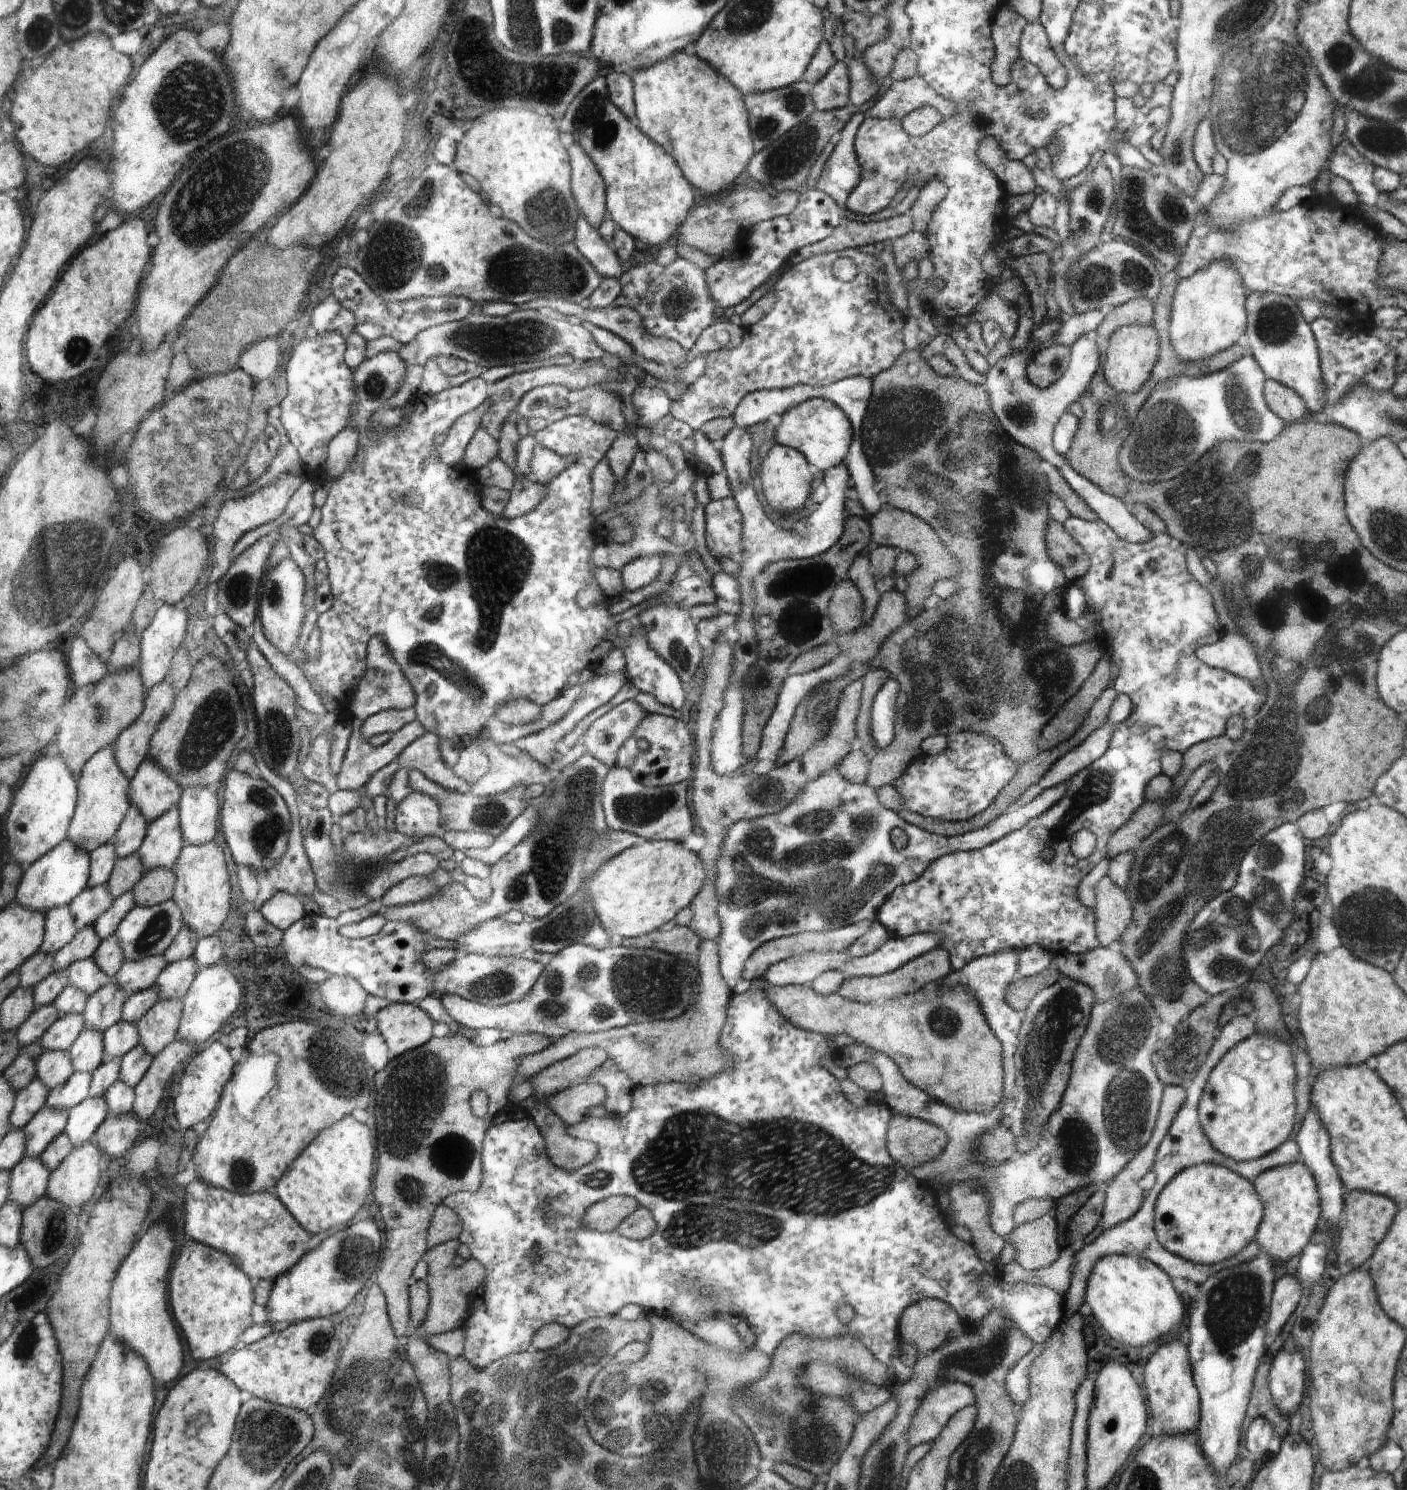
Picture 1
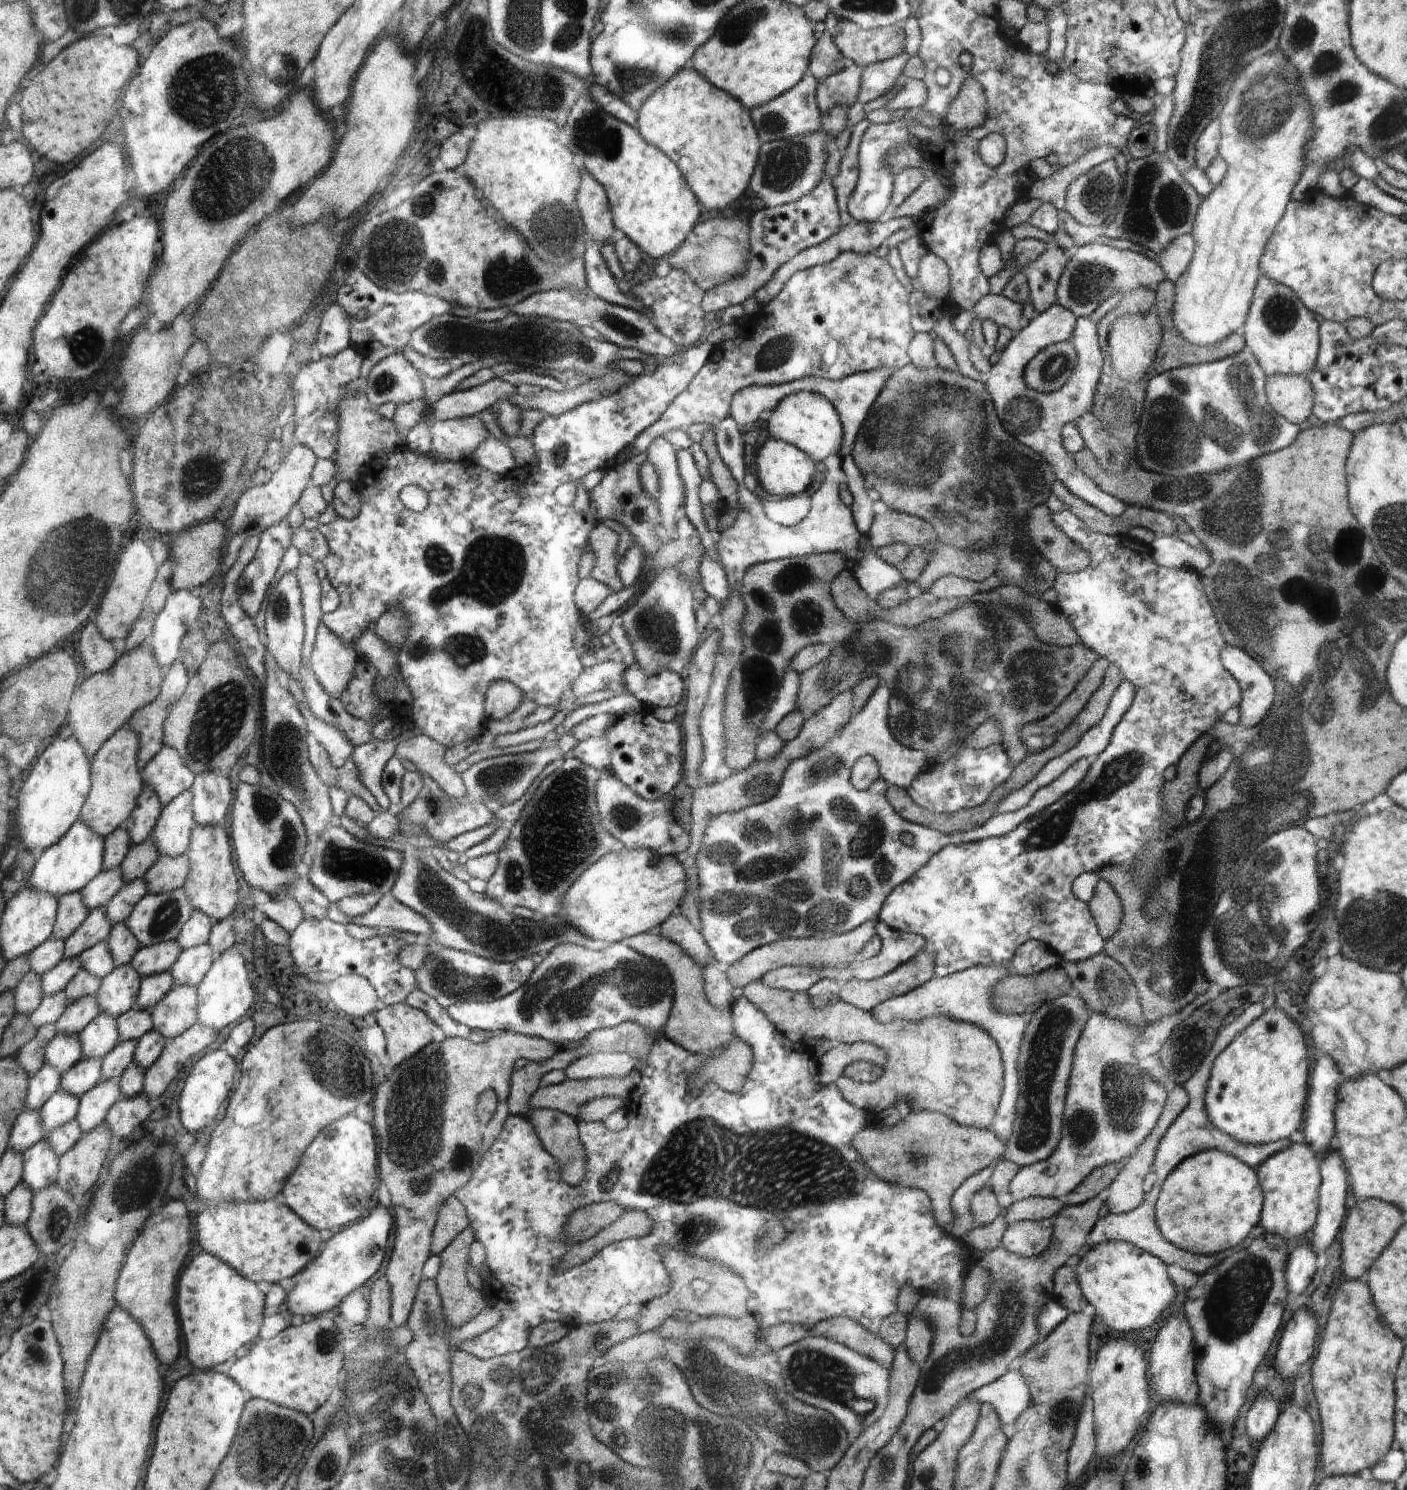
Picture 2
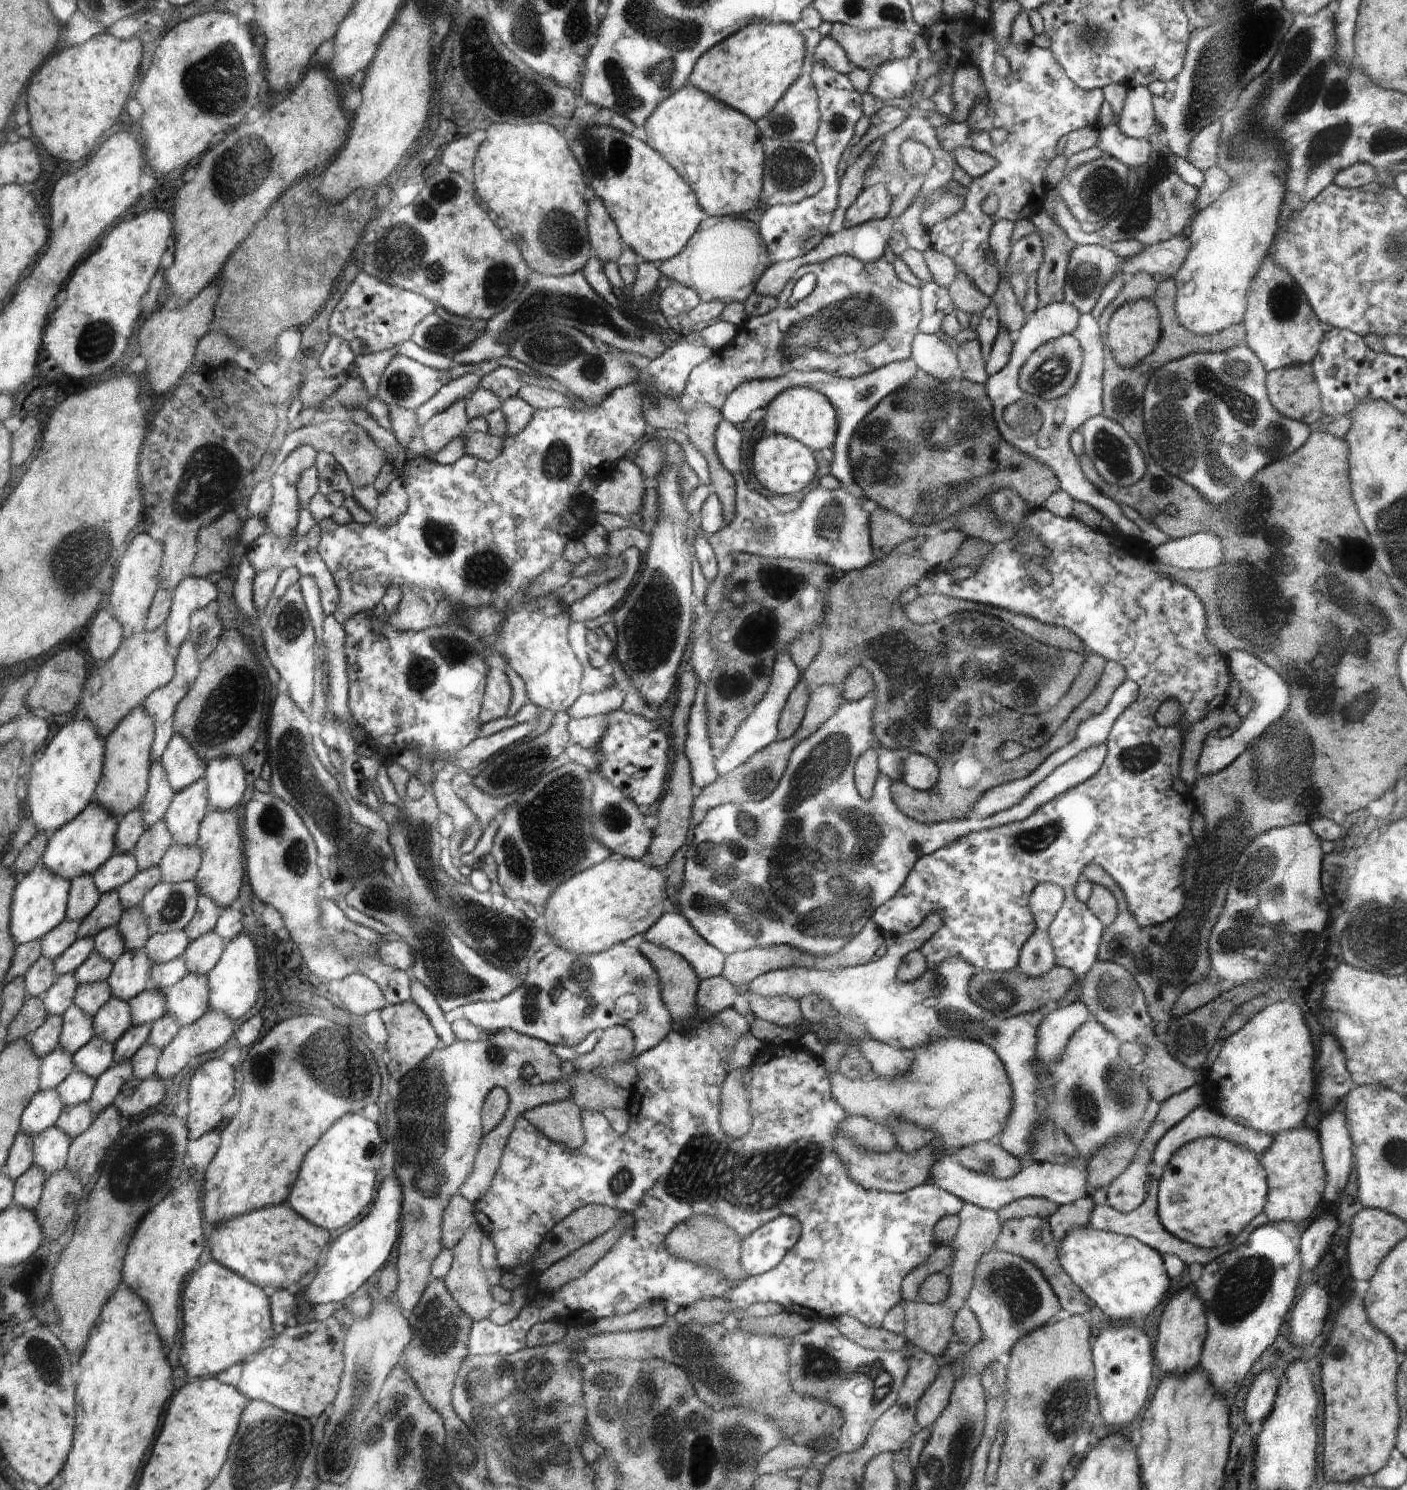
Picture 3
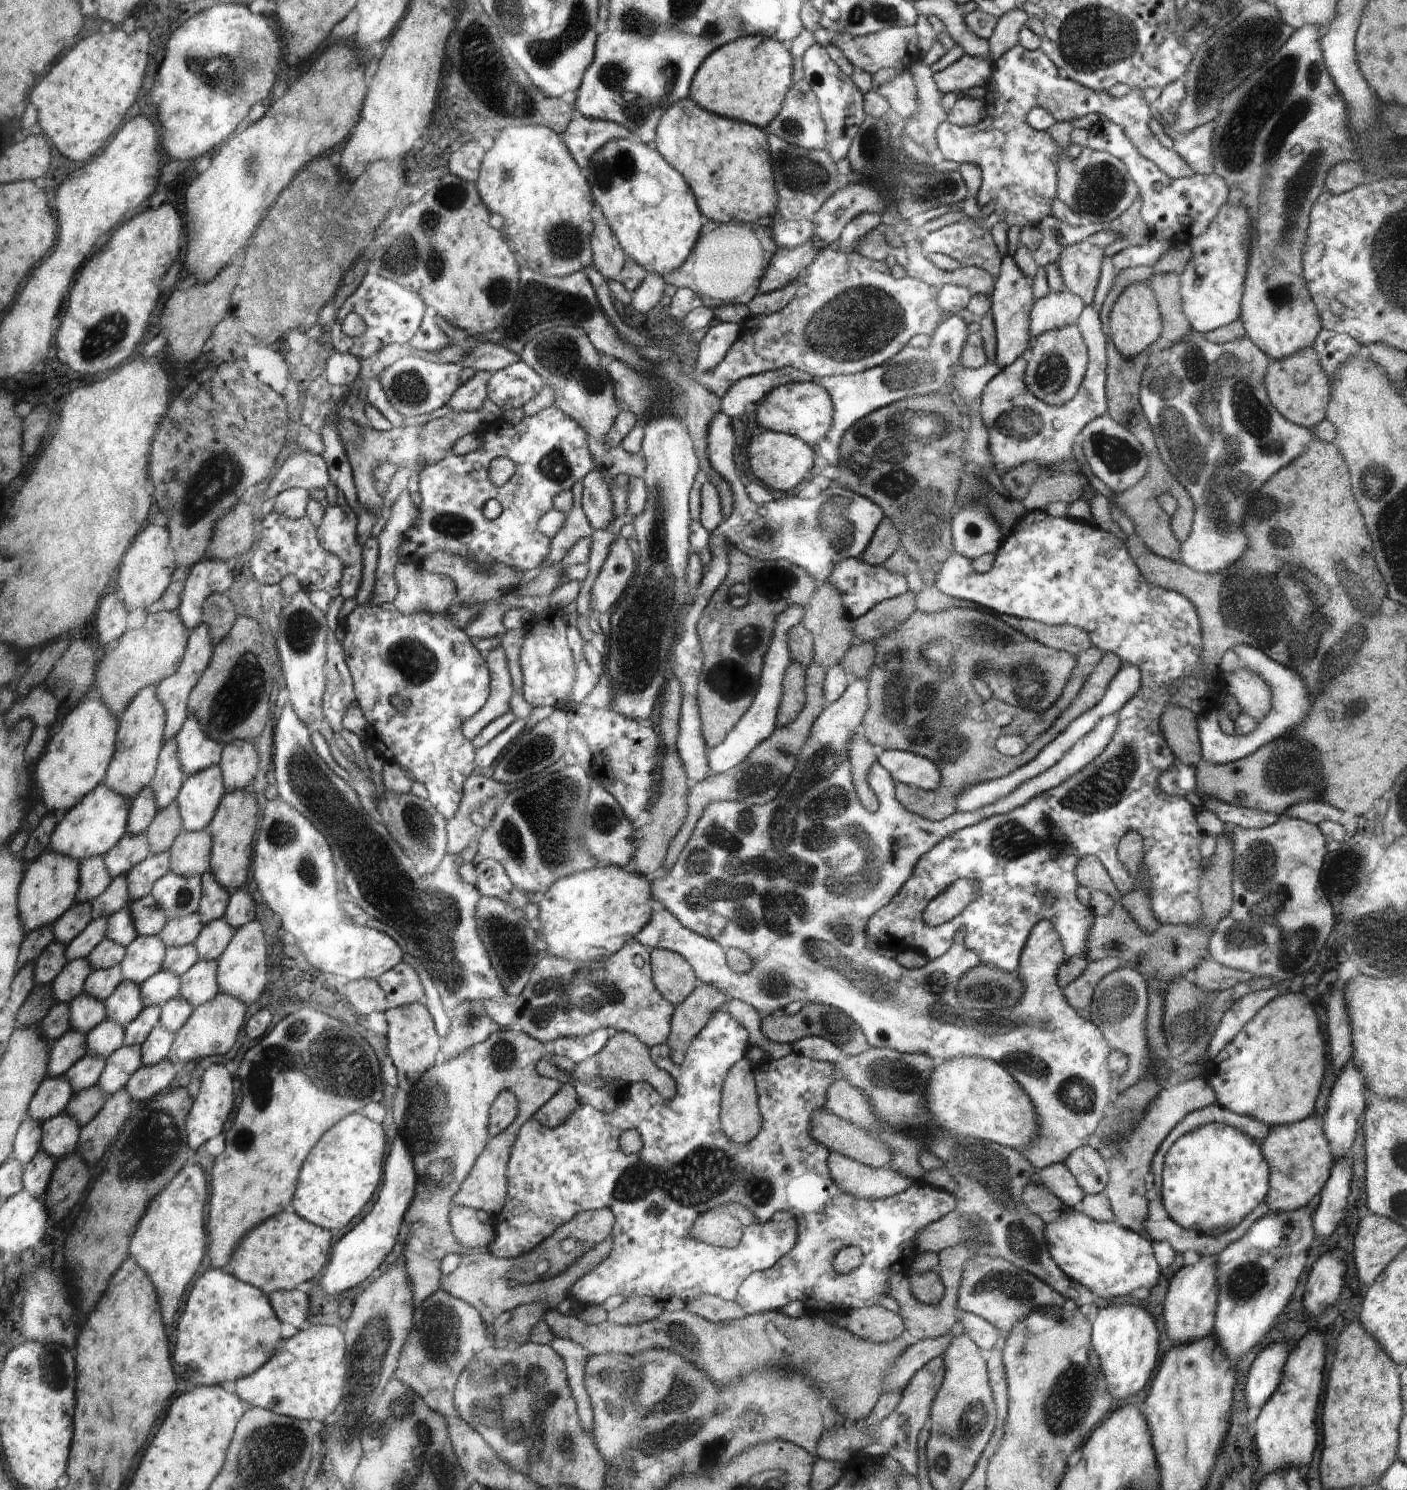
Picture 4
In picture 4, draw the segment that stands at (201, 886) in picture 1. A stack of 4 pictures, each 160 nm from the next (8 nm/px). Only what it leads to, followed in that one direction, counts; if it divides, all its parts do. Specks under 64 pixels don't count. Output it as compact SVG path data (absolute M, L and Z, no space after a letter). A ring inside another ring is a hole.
M240 789L231 790L226 792L213 822L208 826L214 838L210 871L228 892L240 888L248 878L248 870L252 864L256 814L258 814L258 804L252 794Z

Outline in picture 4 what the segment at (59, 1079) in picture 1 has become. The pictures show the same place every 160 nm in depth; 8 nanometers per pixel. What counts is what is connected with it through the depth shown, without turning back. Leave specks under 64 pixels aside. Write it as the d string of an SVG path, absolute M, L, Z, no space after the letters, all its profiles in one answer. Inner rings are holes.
M84 992L71 1002L71 1013L74 1030L83 1035L106 1019L105 1004Z

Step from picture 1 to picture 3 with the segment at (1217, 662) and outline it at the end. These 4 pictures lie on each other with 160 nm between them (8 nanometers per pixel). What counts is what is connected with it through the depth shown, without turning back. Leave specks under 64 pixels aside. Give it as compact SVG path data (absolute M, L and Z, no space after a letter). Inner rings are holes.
M1231 650L1225 654L1228 661L1231 676L1238 680L1242 694L1252 700L1250 712L1244 719L1238 719L1237 727L1232 735L1221 738L1218 731L1208 734L1204 739L1204 744L1197 760L1197 771L1200 775L1214 774L1226 768L1232 761L1237 759L1237 755L1244 752L1244 749L1276 721L1289 709L1290 686L1270 665L1262 662L1258 657L1248 651Z

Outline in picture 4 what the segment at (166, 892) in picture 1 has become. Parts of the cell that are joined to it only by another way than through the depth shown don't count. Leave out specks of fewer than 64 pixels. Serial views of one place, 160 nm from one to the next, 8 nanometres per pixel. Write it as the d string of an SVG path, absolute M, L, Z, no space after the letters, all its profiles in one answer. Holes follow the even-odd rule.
M209 828L182 831L170 848L169 870L177 875L201 875L211 868L214 838Z

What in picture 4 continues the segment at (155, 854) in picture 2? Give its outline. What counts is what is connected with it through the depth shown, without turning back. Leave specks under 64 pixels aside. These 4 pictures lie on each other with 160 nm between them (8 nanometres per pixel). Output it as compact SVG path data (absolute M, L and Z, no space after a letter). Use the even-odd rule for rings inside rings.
M177 800L162 807L146 829L145 835L149 842L150 854L170 850L178 834L183 831L183 820L179 813Z

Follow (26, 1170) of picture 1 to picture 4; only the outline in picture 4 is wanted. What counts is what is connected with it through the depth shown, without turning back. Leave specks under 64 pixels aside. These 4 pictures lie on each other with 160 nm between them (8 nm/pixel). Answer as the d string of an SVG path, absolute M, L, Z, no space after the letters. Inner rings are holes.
M70 1112L44 1121L43 1127L45 1130L43 1148L56 1158L63 1159L72 1153L78 1153L82 1126Z

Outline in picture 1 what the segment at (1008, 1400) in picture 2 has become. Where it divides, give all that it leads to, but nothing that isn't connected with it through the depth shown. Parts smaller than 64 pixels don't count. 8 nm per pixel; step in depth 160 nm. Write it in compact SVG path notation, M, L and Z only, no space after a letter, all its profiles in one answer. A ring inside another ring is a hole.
M1049 1338L1044 1343L1036 1343L1030 1352L1023 1356L1014 1368L1008 1371L1005 1378L1005 1385L1010 1398L1015 1402L1018 1408L1021 1408L1028 1400L1029 1396L1029 1370L1034 1359L1038 1358L1046 1348ZM958 1381L942 1382L938 1388L926 1391L905 1434L909 1447L933 1442L956 1412L974 1404L971 1388Z

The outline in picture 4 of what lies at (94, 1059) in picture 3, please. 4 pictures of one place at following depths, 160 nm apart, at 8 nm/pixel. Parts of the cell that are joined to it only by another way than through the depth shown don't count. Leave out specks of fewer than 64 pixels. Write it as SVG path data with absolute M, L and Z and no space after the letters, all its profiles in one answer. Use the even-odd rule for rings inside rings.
M104 1019L85 1034L87 1054L106 1060L115 1050L123 1046L124 1031L123 1026Z

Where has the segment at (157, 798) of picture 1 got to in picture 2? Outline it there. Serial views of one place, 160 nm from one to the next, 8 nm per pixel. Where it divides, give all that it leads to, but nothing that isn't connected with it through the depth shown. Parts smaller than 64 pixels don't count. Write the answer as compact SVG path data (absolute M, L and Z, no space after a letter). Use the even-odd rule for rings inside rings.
M168 745L141 772L144 783L148 782L163 806L190 789L195 779L179 752Z

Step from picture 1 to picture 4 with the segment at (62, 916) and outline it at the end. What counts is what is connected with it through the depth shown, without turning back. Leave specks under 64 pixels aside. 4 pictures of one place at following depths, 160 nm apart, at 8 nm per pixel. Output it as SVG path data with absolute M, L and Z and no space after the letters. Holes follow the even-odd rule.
M103 855L89 858L80 863L81 889L77 900L78 903L90 903L108 888L112 878Z

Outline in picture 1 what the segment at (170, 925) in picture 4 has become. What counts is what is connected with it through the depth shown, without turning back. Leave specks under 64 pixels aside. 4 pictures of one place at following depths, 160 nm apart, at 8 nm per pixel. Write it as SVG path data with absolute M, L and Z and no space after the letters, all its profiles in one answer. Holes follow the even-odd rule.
M148 955L137 961L124 961L114 976L114 982L129 995L150 988L158 975L166 968L167 960L162 955Z

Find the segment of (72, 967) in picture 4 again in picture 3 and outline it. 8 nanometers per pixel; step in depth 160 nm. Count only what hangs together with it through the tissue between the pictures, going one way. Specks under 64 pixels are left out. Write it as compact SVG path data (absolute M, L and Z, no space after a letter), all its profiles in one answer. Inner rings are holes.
M70 971L60 977L44 997L46 1006L52 1015L65 1015L67 1010L75 1003L81 982L77 971Z

